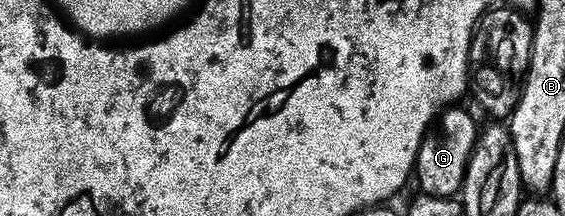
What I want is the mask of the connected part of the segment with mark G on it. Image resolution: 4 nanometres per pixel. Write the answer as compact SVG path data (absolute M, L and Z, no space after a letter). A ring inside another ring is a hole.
M454 105L444 108L419 145L415 164L415 183L417 179L418 185L421 186L418 188L426 195L444 199L456 196L464 185L464 175L467 173L468 161L478 134L479 127L464 106Z

